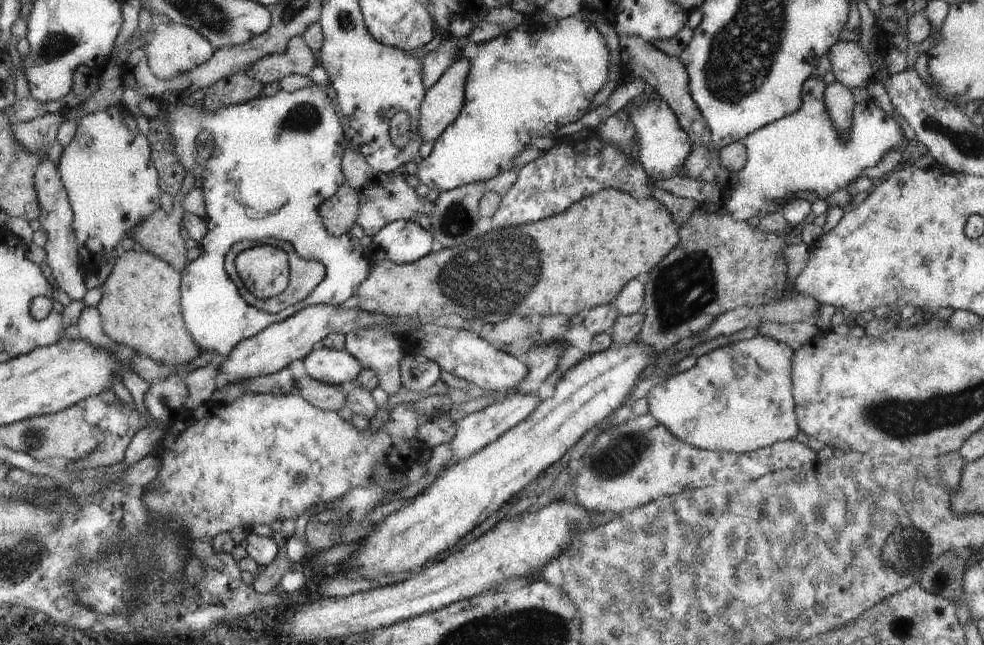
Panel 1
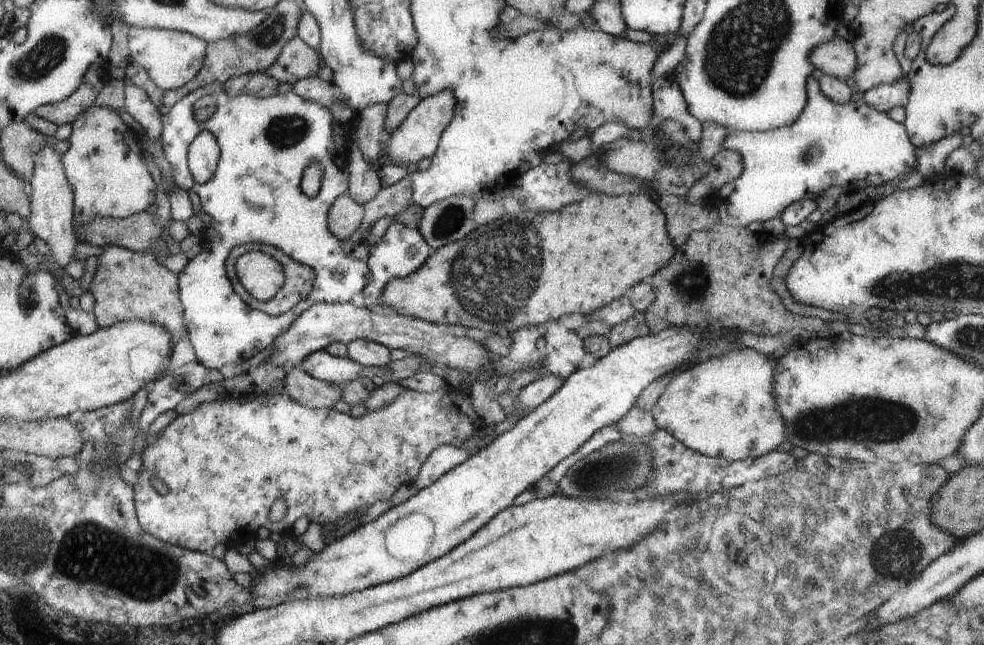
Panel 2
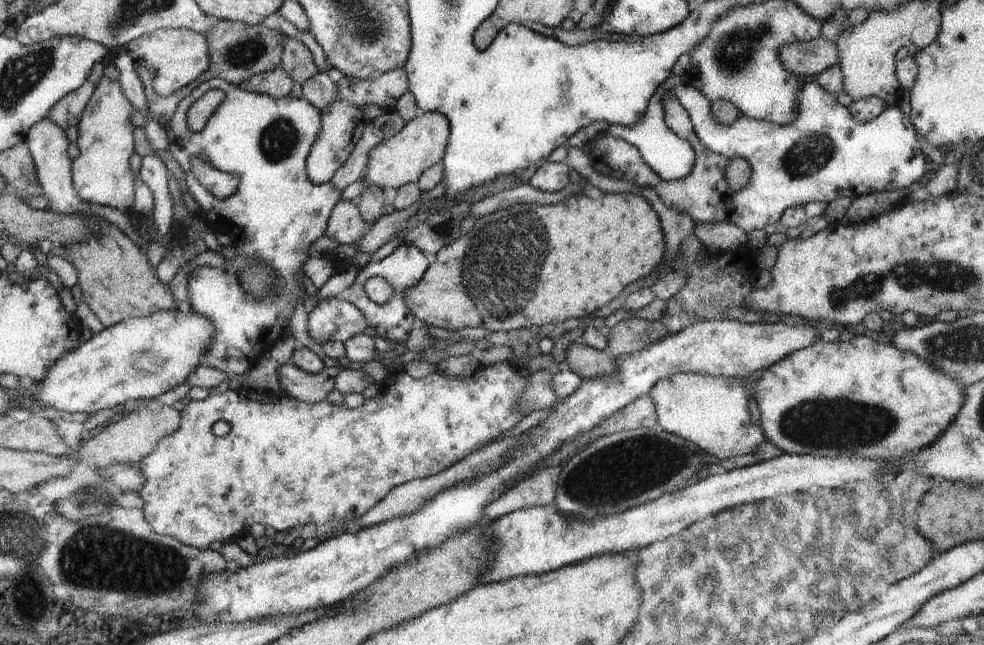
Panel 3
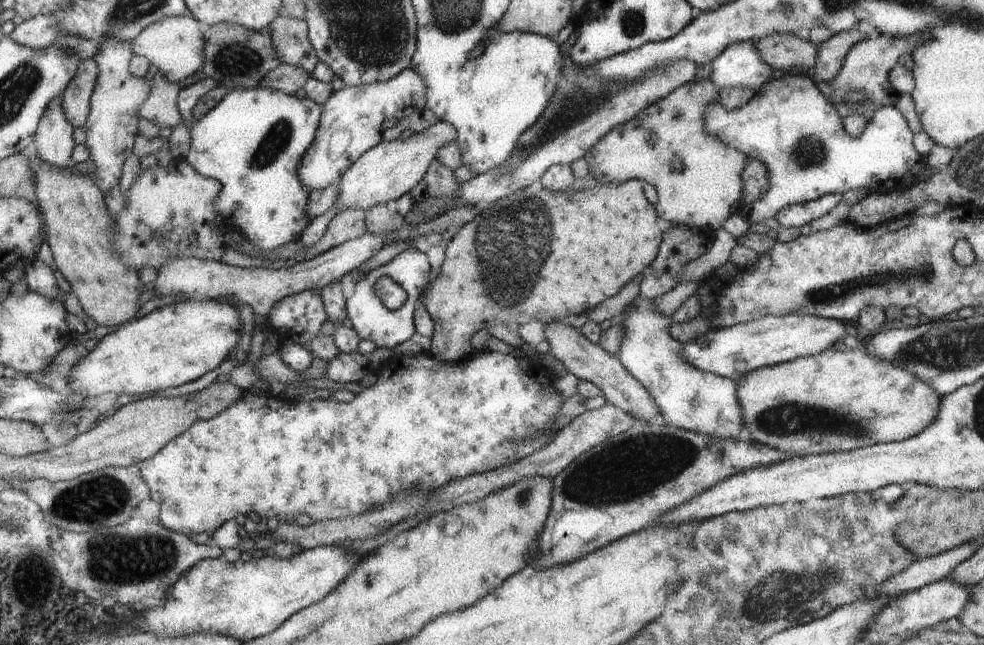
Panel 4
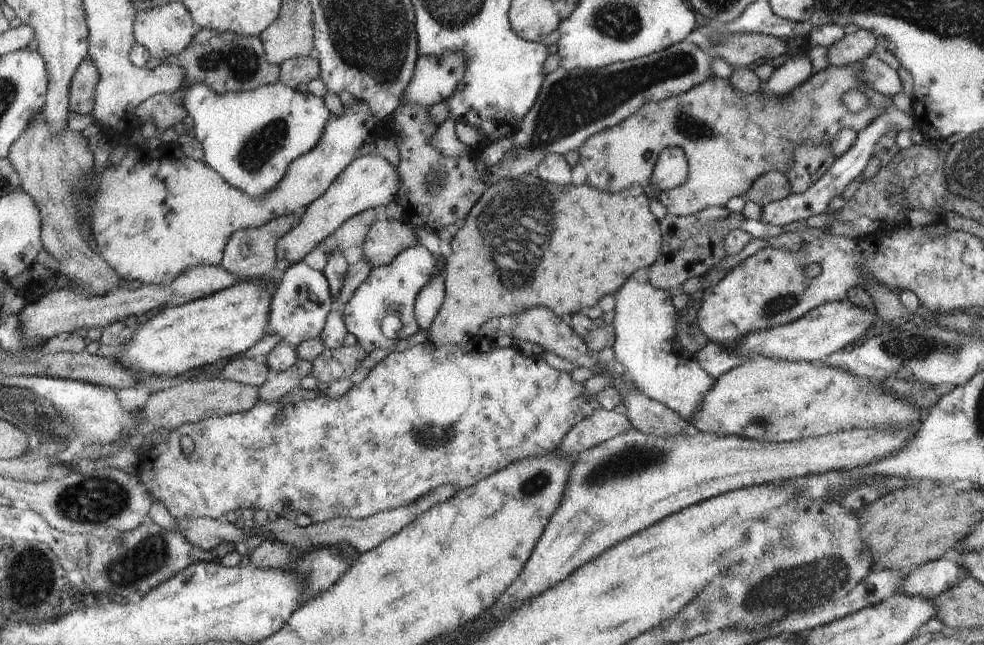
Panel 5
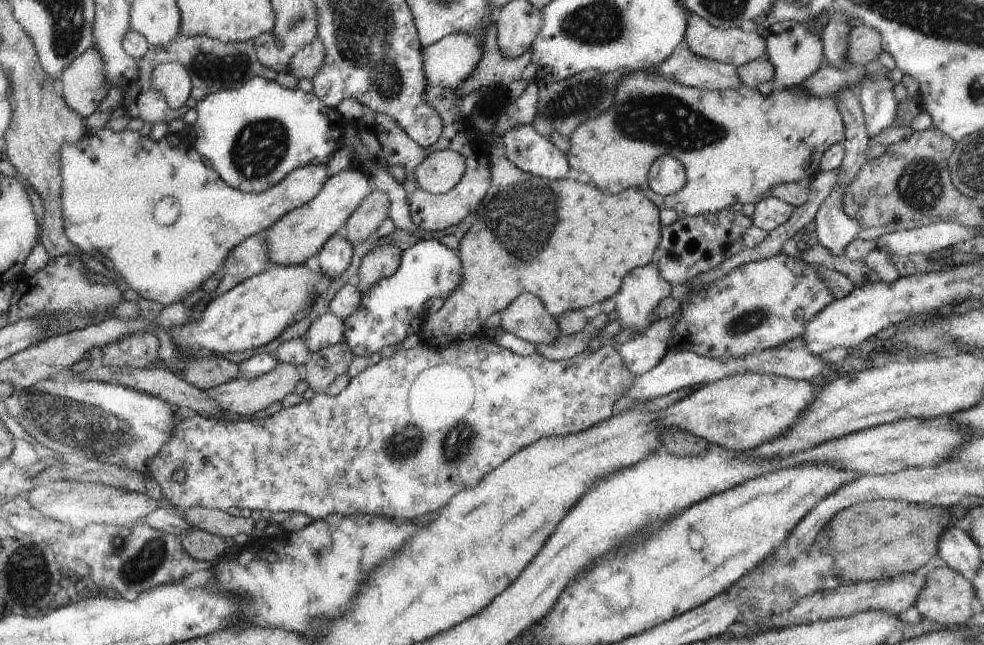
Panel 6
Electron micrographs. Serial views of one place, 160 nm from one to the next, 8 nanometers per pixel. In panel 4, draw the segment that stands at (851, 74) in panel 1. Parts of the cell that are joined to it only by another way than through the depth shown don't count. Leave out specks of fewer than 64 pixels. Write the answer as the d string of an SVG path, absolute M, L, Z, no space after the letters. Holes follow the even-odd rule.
M778 33L753 41L760 60L772 70L788 71L798 66L812 72L816 64L819 47L804 35Z

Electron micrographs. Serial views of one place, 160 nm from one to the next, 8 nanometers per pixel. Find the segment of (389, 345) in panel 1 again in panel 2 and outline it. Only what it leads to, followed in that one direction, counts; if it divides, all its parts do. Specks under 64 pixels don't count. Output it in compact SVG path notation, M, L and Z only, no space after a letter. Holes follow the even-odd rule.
M355 340L347 344L347 358L363 367L388 366L395 353L387 346L369 340Z

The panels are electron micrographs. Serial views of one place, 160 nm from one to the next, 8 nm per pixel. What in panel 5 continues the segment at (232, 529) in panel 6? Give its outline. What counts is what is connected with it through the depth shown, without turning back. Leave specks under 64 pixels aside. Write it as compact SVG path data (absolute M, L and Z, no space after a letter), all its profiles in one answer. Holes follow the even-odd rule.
M439 486L432 490L432 492L422 496L422 498L414 504L391 511L384 511L364 520L344 517L330 520L330 522L312 523L309 527L297 527L290 518L282 518L282 516L280 516L273 522L267 521L266 524L258 528L253 527L252 519L234 519L234 524L243 530L247 528L251 529L258 541L278 541L279 543L288 545L289 547L295 547L296 549L301 549L302 551L310 549L316 545L332 546L336 543L346 543L359 553L363 553L376 548L381 542L393 537L397 532L400 532L400 529L408 526L413 520L416 520L420 514L426 512L432 505L447 501L457 492L458 491L455 491L451 486Z

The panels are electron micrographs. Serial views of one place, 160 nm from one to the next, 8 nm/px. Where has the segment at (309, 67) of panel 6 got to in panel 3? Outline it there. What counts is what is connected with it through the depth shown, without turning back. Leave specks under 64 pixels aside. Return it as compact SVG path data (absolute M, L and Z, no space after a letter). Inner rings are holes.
M278 67L270 72L260 73L249 78L246 82L239 84L239 87L251 93L265 94L275 99L281 99L290 95L294 83L284 69Z

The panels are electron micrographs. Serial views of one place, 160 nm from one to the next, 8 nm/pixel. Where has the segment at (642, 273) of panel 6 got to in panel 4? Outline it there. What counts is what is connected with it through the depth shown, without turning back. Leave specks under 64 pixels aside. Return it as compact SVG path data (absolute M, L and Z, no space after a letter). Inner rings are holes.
M642 295L631 302L625 309L625 317L618 322L624 328L624 336L617 354L618 360L624 368L640 382L640 384L653 396L656 406L666 424L672 424L687 431L697 432L708 436L725 439L740 439L740 432L745 427L741 417L740 402L736 398L737 384L729 378L715 375L714 373L700 370L692 366L683 357L683 343L676 340L669 331L673 317L663 315Z

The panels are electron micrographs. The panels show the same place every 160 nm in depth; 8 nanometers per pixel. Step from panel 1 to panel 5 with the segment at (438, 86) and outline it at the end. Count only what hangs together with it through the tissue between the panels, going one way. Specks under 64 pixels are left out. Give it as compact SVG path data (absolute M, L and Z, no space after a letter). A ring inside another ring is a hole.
M376 152L355 158L332 181L328 190L319 199L305 207L301 219L274 244L274 252L280 260L288 260L292 265L303 260L314 248L328 238L345 220L352 215L360 214L368 209L390 204L399 191L397 168Z

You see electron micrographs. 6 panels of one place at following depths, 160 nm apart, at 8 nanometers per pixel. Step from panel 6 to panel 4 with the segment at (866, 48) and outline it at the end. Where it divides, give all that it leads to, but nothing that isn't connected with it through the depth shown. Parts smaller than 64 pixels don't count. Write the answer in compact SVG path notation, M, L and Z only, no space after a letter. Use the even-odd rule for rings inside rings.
M852 28L845 33L835 33L824 44L819 46L816 64L810 73L815 82L824 81L830 84L831 80L838 74L845 61L849 50L871 34Z

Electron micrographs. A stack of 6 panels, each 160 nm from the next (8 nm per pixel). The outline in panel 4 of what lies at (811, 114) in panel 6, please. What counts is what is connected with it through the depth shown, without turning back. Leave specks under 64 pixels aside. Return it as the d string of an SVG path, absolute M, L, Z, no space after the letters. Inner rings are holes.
M926 34L919 35L918 37L909 37L908 39L897 39L896 37L880 35L873 40L872 36L861 41L857 45L854 45L849 53L845 56L844 64L838 71L838 74L831 80L830 86L832 87L832 93L827 98L839 117L844 120L847 116L852 116L854 111L854 105L847 105L843 96L847 90L861 90L864 91L867 96L867 102L865 106L861 108L862 116L870 122L873 119L876 108L881 104L884 106L895 107L897 103L898 93L893 90L888 82L888 73L894 68L898 62L900 56L909 56L913 51L916 43L925 42ZM703 79L702 81L693 81L687 85L682 85L676 90L673 90L668 96L665 96L662 100L659 100L656 104L650 105L645 108L643 114L638 115L638 118L633 118L624 124L618 125L613 128L606 136L603 136L584 156L588 163L589 173L597 180L600 185L610 185L612 183L622 184L628 181L639 180L643 181L644 184L652 184L656 189L658 200L655 204L655 211L658 218L669 220L672 224L686 225L689 228L707 228L711 233L717 228L720 228L724 221L731 216L735 211L736 201L741 198L743 191L743 178L741 177L742 171L746 168L748 156L742 151L731 147L730 145L724 144L720 139L717 139L713 134L710 134L705 130L705 114L709 105L714 105L719 102L719 88L710 80ZM676 159L684 162L684 168L681 171L677 171L673 167L673 161Z

